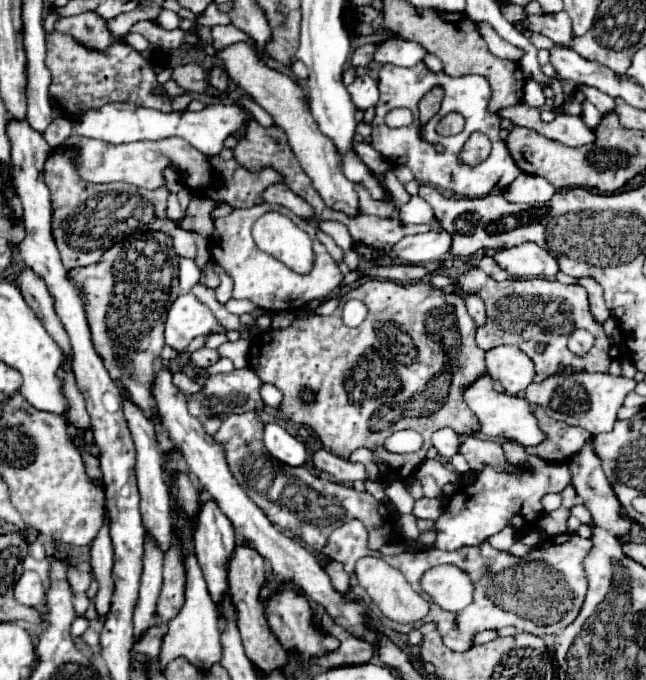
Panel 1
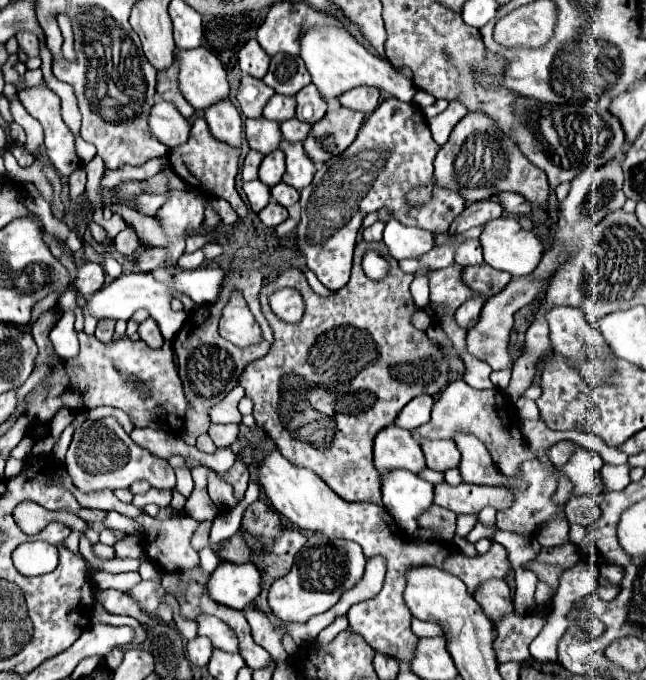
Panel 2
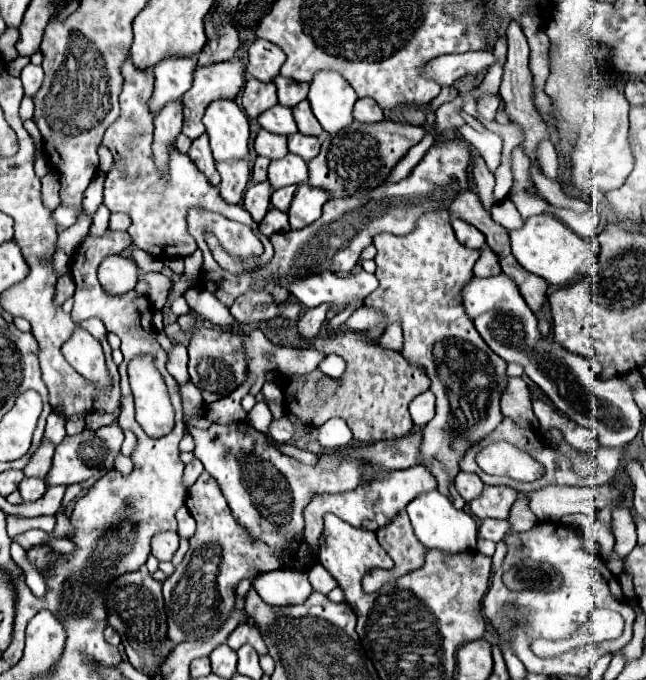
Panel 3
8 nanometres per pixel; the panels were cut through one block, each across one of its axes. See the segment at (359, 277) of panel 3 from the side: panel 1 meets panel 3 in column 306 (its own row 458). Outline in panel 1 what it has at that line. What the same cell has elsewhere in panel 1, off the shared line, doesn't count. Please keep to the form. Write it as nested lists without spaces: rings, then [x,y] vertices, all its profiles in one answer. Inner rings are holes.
[[[272,422],[264,426],[264,446],[274,458],[286,462],[288,466],[304,466],[308,460],[308,448],[282,426]]]

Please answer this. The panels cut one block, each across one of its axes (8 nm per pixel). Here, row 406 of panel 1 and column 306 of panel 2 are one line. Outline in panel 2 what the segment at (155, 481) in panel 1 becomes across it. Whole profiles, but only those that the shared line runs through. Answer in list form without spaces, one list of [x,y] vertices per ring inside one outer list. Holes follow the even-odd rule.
[[[292,118],[292,120],[282,122],[280,124],[280,130],[282,130],[284,140],[288,140],[288,142],[304,142],[308,138],[312,126],[306,124],[306,122],[300,122],[296,118]]]

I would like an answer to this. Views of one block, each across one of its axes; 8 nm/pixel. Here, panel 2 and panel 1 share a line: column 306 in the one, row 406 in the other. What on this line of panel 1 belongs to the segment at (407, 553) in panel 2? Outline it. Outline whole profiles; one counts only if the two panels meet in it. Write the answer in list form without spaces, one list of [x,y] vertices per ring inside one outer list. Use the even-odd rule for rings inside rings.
[[[482,376],[480,380],[476,380],[466,392],[464,392],[464,402],[470,406],[470,410],[478,416],[480,424],[482,424],[482,432],[486,436],[500,436],[500,438],[508,438],[512,442],[518,442],[520,446],[538,446],[544,442],[546,434],[540,430],[534,412],[530,408],[530,404],[524,398],[512,398],[512,396],[504,396],[500,392],[496,392],[492,388],[492,378]]]

